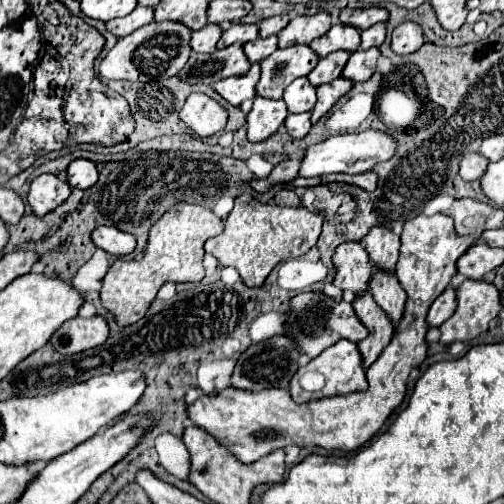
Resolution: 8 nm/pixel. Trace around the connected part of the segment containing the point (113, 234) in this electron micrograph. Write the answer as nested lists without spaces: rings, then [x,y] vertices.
[[[99,226],[91,232],[91,240],[97,248],[113,254],[113,256],[127,256],[135,248],[135,238],[127,232],[117,230],[115,226]]]

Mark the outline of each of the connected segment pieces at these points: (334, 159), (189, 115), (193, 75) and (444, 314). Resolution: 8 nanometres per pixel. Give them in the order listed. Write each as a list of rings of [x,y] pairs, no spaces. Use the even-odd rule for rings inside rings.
[[[365,130],[365,132],[353,132],[353,134],[339,134],[331,136],[325,142],[319,142],[315,146],[309,146],[303,164],[299,170],[299,176],[311,178],[311,176],[323,176],[331,172],[345,172],[345,174],[363,174],[371,172],[375,164],[389,160],[397,152],[397,140],[381,130]]]
[[[201,92],[187,96],[187,102],[181,108],[179,116],[201,138],[221,132],[229,118],[227,110],[219,102],[215,102],[213,98],[209,98],[207,94],[201,94]]]
[[[235,42],[213,54],[191,54],[185,68],[179,72],[179,78],[191,84],[215,84],[221,78],[245,74],[251,68],[247,56],[243,54],[243,44]]]
[[[449,284],[443,294],[431,304],[429,314],[427,314],[427,322],[429,326],[439,326],[443,324],[447,318],[451,318],[451,314],[455,312],[455,288],[453,284]]]

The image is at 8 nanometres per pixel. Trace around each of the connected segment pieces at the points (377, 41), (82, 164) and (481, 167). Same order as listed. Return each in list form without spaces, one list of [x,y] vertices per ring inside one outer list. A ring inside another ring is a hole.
[[[379,22],[379,24],[375,24],[375,26],[361,32],[361,50],[381,46],[383,40],[385,40],[385,24]]]
[[[75,158],[67,168],[67,182],[73,188],[89,188],[97,182],[97,168],[95,162],[85,158]]]
[[[465,154],[461,164],[459,164],[459,176],[463,180],[479,180],[483,172],[487,170],[489,160],[485,160],[481,154]]]

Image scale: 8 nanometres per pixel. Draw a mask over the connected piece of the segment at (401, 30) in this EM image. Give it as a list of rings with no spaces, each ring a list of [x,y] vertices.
[[[403,22],[393,30],[393,40],[391,40],[391,48],[395,54],[411,54],[415,50],[419,50],[425,44],[423,40],[423,30],[417,22]]]

